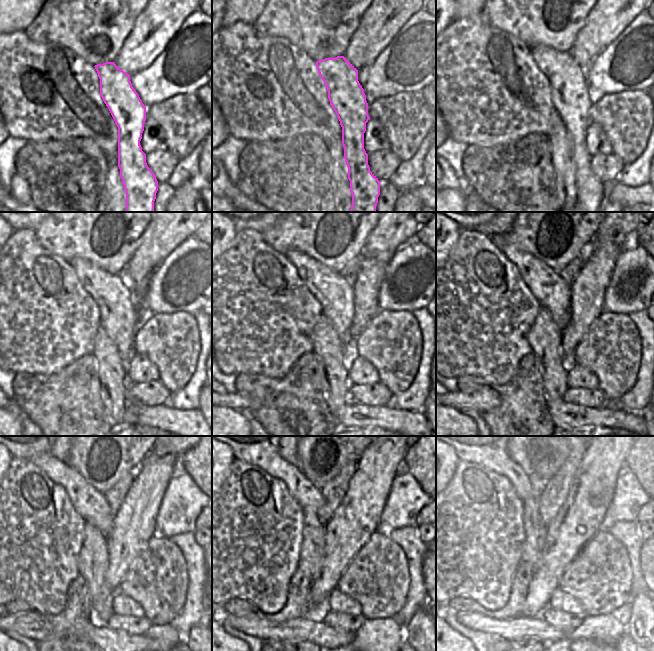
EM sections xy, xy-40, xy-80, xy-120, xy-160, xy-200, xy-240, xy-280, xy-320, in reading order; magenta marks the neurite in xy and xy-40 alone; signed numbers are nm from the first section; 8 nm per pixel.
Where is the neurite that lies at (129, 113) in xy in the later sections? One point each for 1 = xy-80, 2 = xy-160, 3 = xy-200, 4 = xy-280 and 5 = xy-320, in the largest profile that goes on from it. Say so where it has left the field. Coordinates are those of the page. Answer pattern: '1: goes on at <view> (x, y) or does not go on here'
1: goes on at xy-80 (568, 89)
2: goes on at xy-160 (334, 293)
3: goes on at xy-200 (552, 292)
4: goes on at xy-280 (265, 456)
5: goes on at xy-320 (493, 456)

